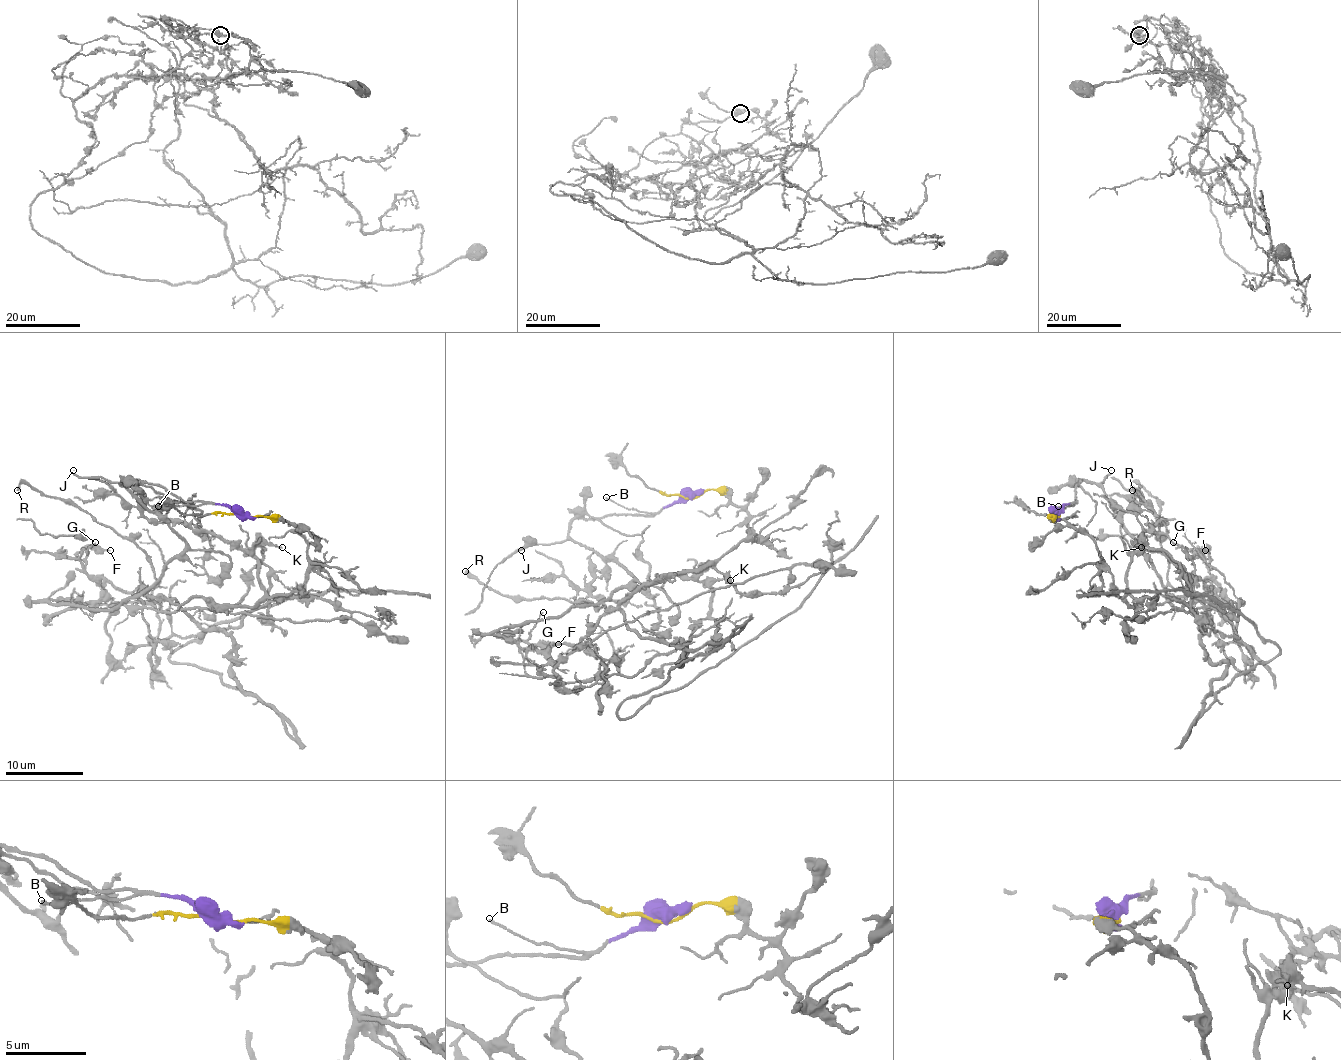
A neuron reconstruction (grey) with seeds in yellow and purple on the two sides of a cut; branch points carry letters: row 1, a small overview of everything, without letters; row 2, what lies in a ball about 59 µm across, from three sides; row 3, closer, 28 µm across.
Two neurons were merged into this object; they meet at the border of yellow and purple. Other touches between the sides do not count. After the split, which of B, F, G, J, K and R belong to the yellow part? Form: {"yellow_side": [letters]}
{"yellow_side": ["F", "G", "K"]}

